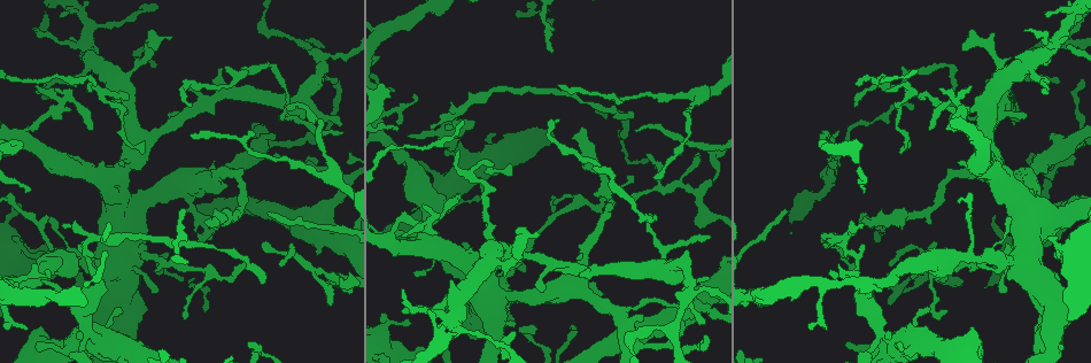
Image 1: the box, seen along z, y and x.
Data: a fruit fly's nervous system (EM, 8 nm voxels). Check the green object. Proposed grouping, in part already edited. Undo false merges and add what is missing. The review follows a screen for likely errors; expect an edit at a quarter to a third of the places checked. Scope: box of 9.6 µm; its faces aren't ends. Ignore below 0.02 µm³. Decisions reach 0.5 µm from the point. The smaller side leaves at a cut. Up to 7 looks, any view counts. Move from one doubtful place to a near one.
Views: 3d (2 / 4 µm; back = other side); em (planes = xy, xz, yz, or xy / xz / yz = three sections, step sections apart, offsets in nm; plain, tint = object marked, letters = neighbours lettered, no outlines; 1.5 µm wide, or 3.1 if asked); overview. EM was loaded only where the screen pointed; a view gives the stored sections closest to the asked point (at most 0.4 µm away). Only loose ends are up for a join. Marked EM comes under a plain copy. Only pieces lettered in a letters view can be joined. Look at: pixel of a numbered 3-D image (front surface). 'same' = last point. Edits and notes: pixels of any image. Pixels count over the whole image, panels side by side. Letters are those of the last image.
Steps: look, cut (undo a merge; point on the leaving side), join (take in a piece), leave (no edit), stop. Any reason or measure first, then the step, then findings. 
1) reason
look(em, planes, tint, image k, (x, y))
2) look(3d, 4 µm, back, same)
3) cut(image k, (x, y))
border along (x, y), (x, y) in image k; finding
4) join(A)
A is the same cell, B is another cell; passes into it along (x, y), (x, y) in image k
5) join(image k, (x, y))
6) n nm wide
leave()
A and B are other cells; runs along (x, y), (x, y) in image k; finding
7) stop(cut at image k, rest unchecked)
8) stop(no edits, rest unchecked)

thin end
look(em, planes, tint, image 1, (901, 152))

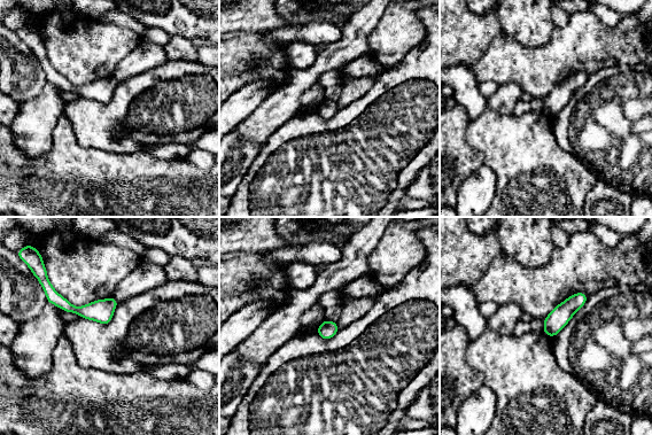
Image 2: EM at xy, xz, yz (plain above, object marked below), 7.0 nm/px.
look(em, planes, letters, same)

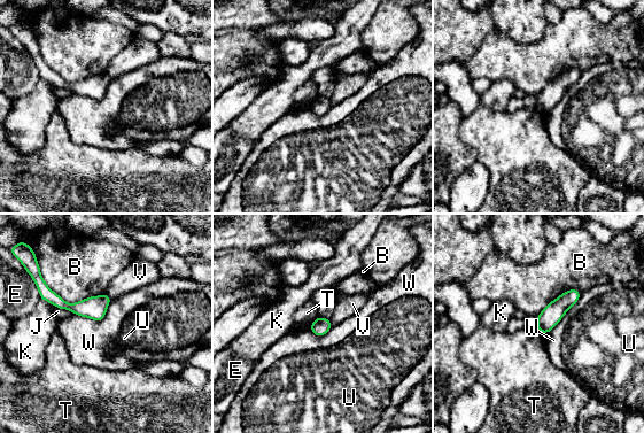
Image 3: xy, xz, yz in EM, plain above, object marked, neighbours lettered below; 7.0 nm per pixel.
leave()
B, E, J, K, T, U, V and W are other cells; runs along (43, 296), (69, 307), (107, 300) in image 3; none of them fits

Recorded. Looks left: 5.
thick turns thin
look(em, planes, letters, image 1, (96, 240))

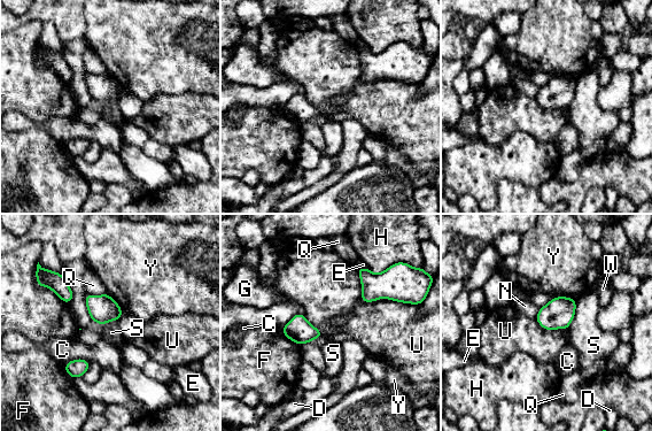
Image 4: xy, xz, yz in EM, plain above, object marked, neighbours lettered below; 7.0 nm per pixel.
leave()
C, D, E, F, G, H, N, Q, S, U, W and Y are other cells; all the same cell

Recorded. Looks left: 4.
thin end
look(3d, 4 µm, image 1, (409, 323))

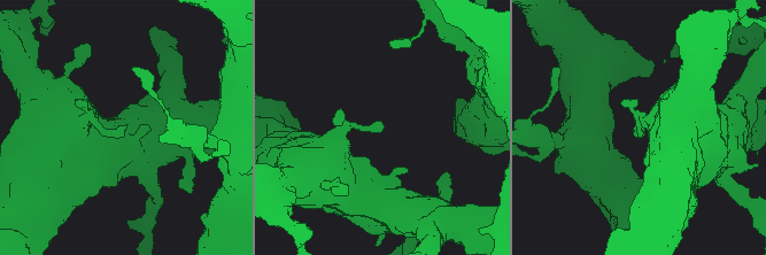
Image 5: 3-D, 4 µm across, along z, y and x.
look(em, xy, step 4, letters, image 5, (128, 124))

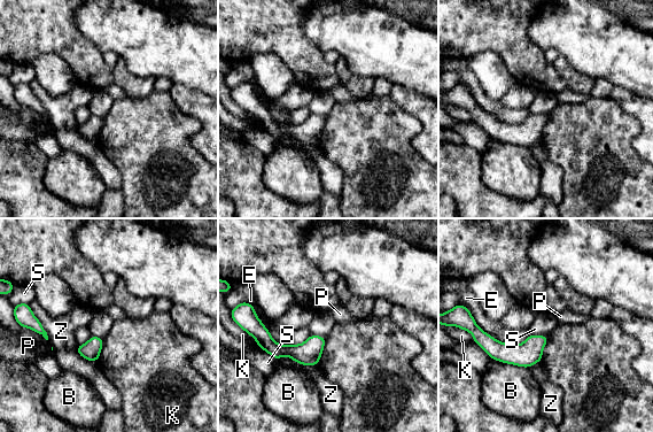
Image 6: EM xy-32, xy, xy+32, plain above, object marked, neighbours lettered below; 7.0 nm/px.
leave()
B, E, K, P, S and Z are other cells; none of them fits

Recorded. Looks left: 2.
stop(no edits, rest unchecked)

